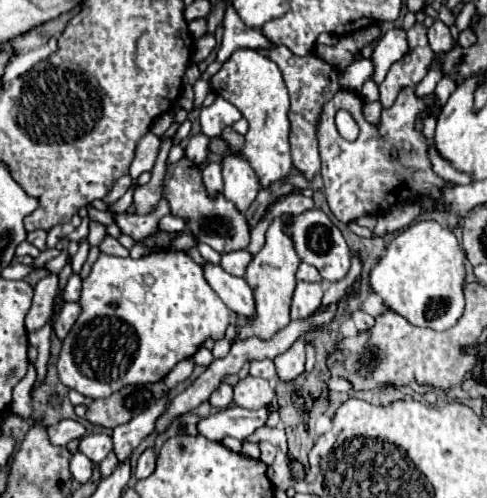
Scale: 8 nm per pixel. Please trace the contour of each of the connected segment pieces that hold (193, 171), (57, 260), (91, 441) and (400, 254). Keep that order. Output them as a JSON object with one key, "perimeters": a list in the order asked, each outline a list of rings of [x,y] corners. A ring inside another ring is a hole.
{"perimeters":[[[[181,159],[175,165],[169,165],[163,185],[163,197],[171,203],[171,213],[181,215],[189,223],[189,231],[197,237],[197,241],[211,245],[219,253],[231,253],[245,249],[249,245],[249,225],[245,221],[245,215],[239,213],[223,195],[217,195],[217,199],[211,199],[203,187],[201,171],[193,161]]],[[[63,249],[62,253],[59,256],[53,258],[45,264],[44,269],[47,270],[49,273],[58,275],[66,263],[67,257],[68,251],[67,249]]],[[[91,433],[83,437],[79,443],[79,451],[85,453],[93,463],[101,463],[111,449],[113,449],[113,441],[105,433]]],[[[421,221],[409,225],[389,243],[385,257],[371,271],[371,289],[411,325],[443,331],[455,325],[463,313],[465,277],[465,253],[455,233],[437,221]]]]}

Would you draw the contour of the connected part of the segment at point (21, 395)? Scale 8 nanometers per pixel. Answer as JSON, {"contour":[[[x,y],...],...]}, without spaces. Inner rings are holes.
{"contour":[[[29,365],[27,375],[15,385],[13,389],[13,401],[11,401],[11,411],[21,417],[31,415],[31,389],[35,383],[35,365]]]}

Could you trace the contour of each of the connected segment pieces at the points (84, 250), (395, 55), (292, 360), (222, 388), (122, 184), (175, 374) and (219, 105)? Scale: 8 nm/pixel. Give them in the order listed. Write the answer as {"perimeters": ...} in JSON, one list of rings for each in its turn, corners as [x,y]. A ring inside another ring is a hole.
{"perimeters":[[[[86,239],[82,240],[80,242],[80,246],[77,253],[72,257],[71,266],[73,269],[73,273],[77,273],[77,274],[80,273],[81,268],[87,259],[89,249],[90,246],[87,240]]],[[[391,29],[385,35],[377,39],[377,47],[373,51],[373,81],[381,83],[387,75],[387,69],[393,65],[393,61],[399,61],[407,53],[407,31],[405,29]]],[[[299,339],[287,353],[283,353],[283,357],[277,357],[275,367],[277,367],[277,375],[283,381],[293,381],[295,377],[299,377],[303,373],[303,369],[305,369],[303,339]]],[[[221,383],[213,393],[211,393],[211,397],[209,397],[209,403],[213,405],[213,407],[219,407],[219,409],[225,409],[229,403],[231,403],[231,399],[233,399],[233,385],[229,385],[229,383]]],[[[129,173],[123,175],[123,177],[119,177],[119,179],[113,183],[113,187],[109,189],[109,193],[103,197],[103,201],[115,203],[119,197],[125,195],[125,191],[127,191],[131,185],[133,185],[133,181],[131,181],[131,175],[129,175]]],[[[189,357],[189,359],[183,359],[183,361],[179,361],[169,373],[167,373],[167,377],[163,379],[165,381],[165,385],[169,387],[169,389],[173,389],[177,383],[181,383],[181,381],[185,381],[189,375],[191,375],[191,371],[193,371],[193,357]]],[[[217,95],[215,101],[209,107],[203,107],[201,109],[199,123],[201,123],[201,131],[207,137],[217,137],[223,131],[223,127],[233,125],[241,117],[243,117],[241,111],[233,103],[229,103],[221,95]]]]}

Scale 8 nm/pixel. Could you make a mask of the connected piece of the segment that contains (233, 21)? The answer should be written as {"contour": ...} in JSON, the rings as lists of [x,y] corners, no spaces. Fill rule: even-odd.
{"contour":[[[231,3],[227,5],[225,11],[225,41],[221,43],[219,51],[217,51],[217,59],[219,61],[227,61],[231,57],[233,51],[237,49],[271,49],[271,41],[267,41],[261,31],[255,31],[251,27],[247,27],[239,15],[231,9]]]}

